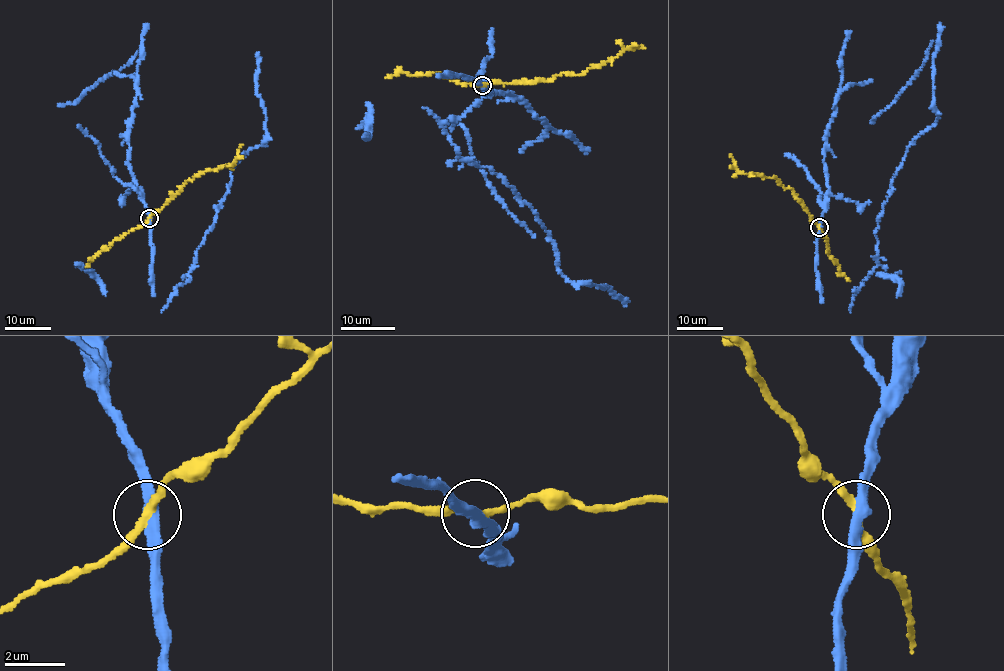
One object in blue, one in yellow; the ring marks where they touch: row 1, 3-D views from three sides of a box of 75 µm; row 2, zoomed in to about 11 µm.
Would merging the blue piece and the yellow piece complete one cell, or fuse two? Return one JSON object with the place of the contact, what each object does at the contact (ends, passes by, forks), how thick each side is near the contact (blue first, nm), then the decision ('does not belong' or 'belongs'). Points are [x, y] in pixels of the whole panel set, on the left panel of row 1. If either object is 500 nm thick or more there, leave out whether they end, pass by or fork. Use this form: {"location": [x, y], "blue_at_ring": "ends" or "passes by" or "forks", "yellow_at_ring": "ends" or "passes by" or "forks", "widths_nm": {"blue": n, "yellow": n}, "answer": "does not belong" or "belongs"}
{"location": [149, 218], "blue_at_ring": "passes by", "yellow_at_ring": "passes by", "widths_nm": {"blue": 360, "yellow": 240}, "answer": "does not belong"}

